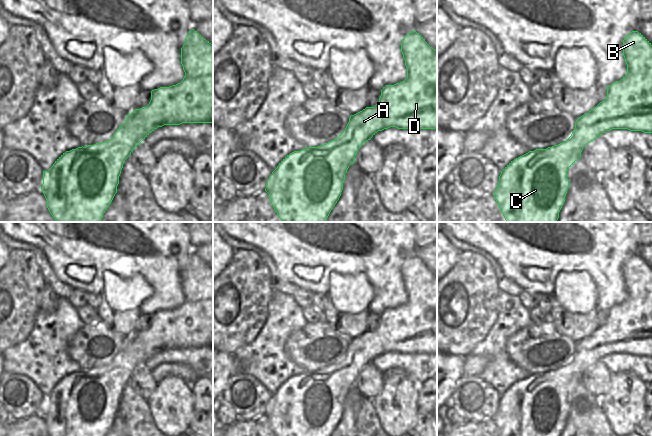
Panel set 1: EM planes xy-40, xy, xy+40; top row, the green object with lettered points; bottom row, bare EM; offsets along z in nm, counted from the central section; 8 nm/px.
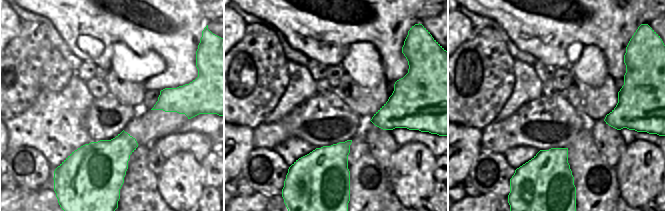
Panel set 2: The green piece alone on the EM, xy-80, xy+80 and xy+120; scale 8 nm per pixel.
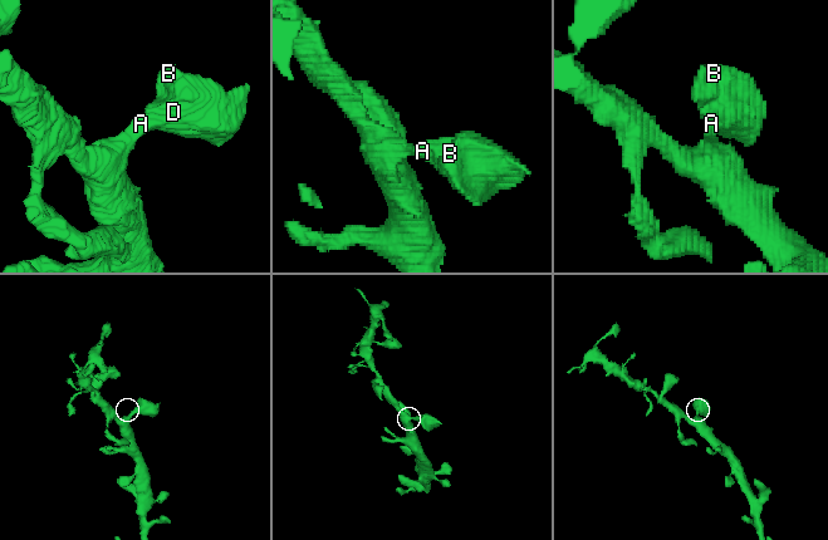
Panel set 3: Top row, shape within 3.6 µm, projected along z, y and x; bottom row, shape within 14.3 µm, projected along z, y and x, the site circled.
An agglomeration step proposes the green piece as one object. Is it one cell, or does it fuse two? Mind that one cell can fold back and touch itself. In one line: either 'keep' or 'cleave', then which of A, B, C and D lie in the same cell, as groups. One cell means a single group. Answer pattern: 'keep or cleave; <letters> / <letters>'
keep; A B C D

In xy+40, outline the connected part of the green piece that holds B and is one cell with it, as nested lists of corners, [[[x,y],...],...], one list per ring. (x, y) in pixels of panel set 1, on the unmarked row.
[[[632,255],[623,264],[623,280],[627,298],[607,311],[604,325],[576,344],[575,352],[566,365],[546,373],[529,375],[511,385],[501,395],[493,418],[501,436],[560,436],[569,412],[567,394],[581,381],[581,376],[588,367],[612,353],[652,357],[652,269],[641,257]]]

